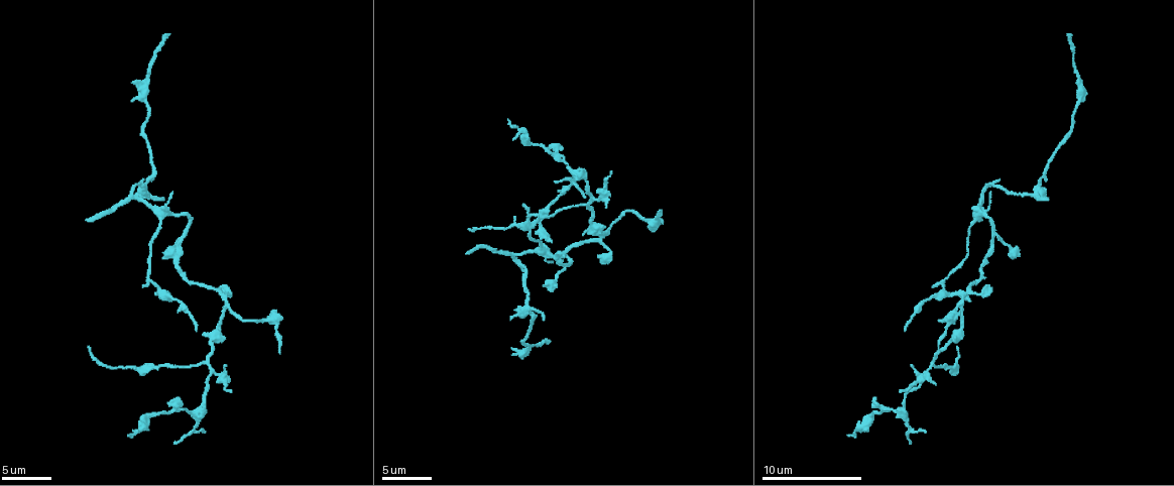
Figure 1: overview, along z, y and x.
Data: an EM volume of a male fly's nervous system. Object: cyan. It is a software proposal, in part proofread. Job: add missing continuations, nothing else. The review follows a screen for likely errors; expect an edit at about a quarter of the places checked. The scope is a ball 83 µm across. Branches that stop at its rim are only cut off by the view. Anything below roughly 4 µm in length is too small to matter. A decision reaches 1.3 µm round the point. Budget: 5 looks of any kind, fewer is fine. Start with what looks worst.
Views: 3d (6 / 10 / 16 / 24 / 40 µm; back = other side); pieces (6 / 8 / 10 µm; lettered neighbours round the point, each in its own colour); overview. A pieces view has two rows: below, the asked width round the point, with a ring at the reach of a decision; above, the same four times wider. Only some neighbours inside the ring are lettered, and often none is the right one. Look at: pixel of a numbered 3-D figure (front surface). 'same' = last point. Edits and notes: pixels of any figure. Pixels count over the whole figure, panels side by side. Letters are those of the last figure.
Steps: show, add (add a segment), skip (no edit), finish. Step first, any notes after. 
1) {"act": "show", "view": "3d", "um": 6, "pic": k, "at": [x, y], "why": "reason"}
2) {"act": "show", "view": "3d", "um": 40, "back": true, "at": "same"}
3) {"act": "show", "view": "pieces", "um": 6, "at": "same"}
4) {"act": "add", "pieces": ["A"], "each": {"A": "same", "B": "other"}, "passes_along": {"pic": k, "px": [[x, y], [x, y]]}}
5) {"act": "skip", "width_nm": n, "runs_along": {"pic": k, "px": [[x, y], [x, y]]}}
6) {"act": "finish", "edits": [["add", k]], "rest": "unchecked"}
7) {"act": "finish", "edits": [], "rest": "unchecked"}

{"act": "show", "view": "pieces", "um": 6, "pic": 1, "at": [141, 287], "why": "branch stops here"}

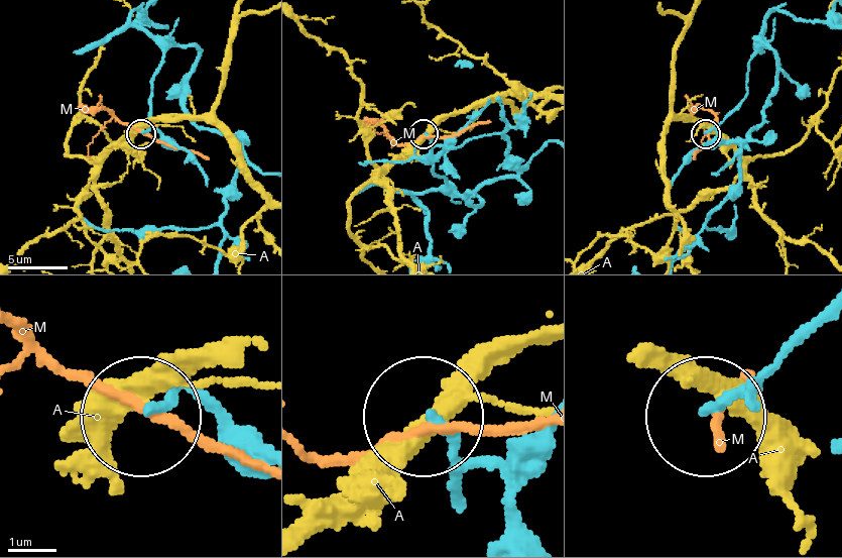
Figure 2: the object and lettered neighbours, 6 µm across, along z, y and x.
{"act": "skip", "each": {"A": "other", "M": "other"}, "runs_along": {"pic": 2, "px": [[462, 485], [430, 418]]}, "found": "no lettered segment goes on from it"}

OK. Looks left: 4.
{"act": "show", "view": "pieces", "um": 6, "pic": 1, "at": [1046, 197], "why": "branch stops here"}

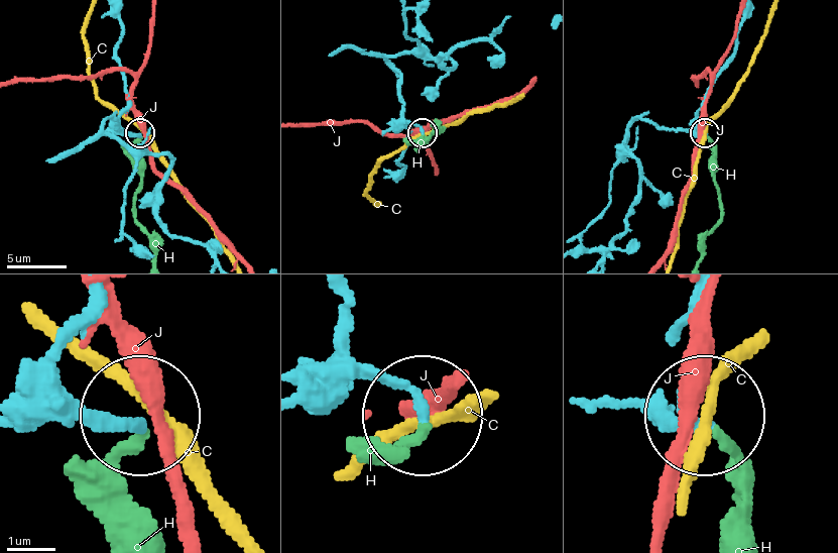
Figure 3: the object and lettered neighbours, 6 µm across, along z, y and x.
{"act": "add", "pieces": ["H"], "each": {"C": "other", "H": "same", "J": "other"}, "found": "it goes on there"}

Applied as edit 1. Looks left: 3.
{"act": "show", "view": "overview", "why": "redraw"}

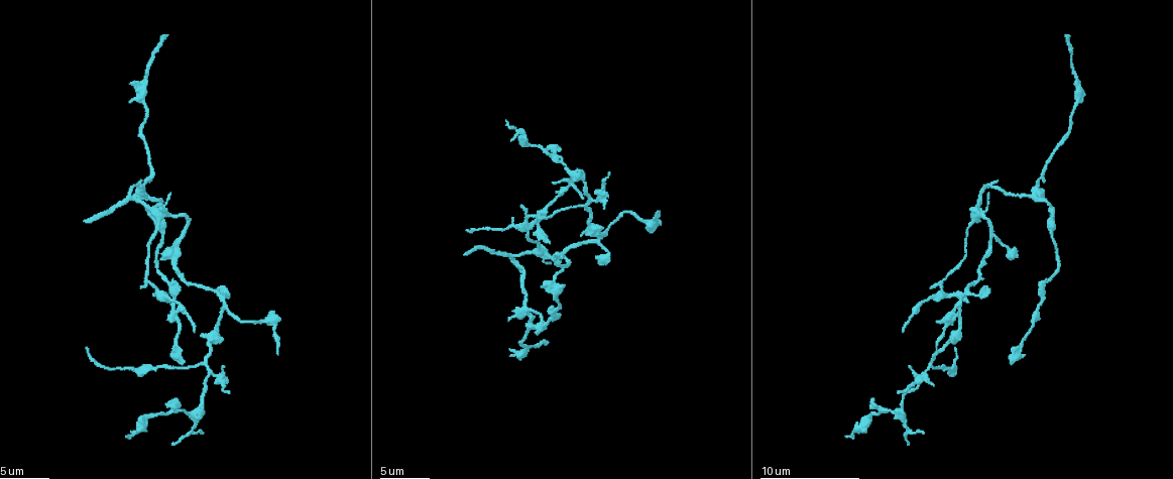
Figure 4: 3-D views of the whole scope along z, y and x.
{"act": "show", "view": "pieces", "um": 10, "pic": 4, "at": [83, 220], "why": "an open end"}

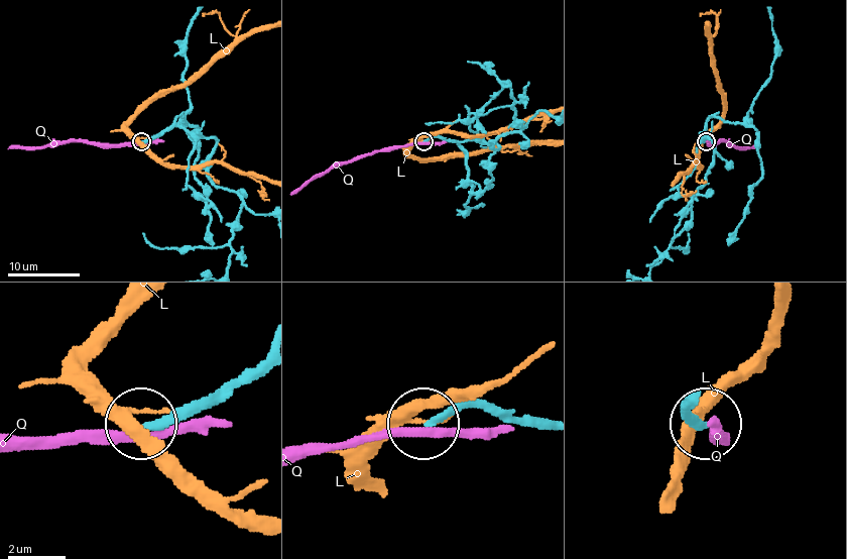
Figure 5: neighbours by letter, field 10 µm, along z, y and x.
{"act": "skip", "each": {"L": "other", "Q": "other"}, "runs_along": {"pic": 5, "px": [[545, 427], [480, 406], [425, 425]]}, "found": "none of them fits"}

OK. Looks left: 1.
{"act": "finish", "edits": [["add", 3]], "rest": "unchecked"}

